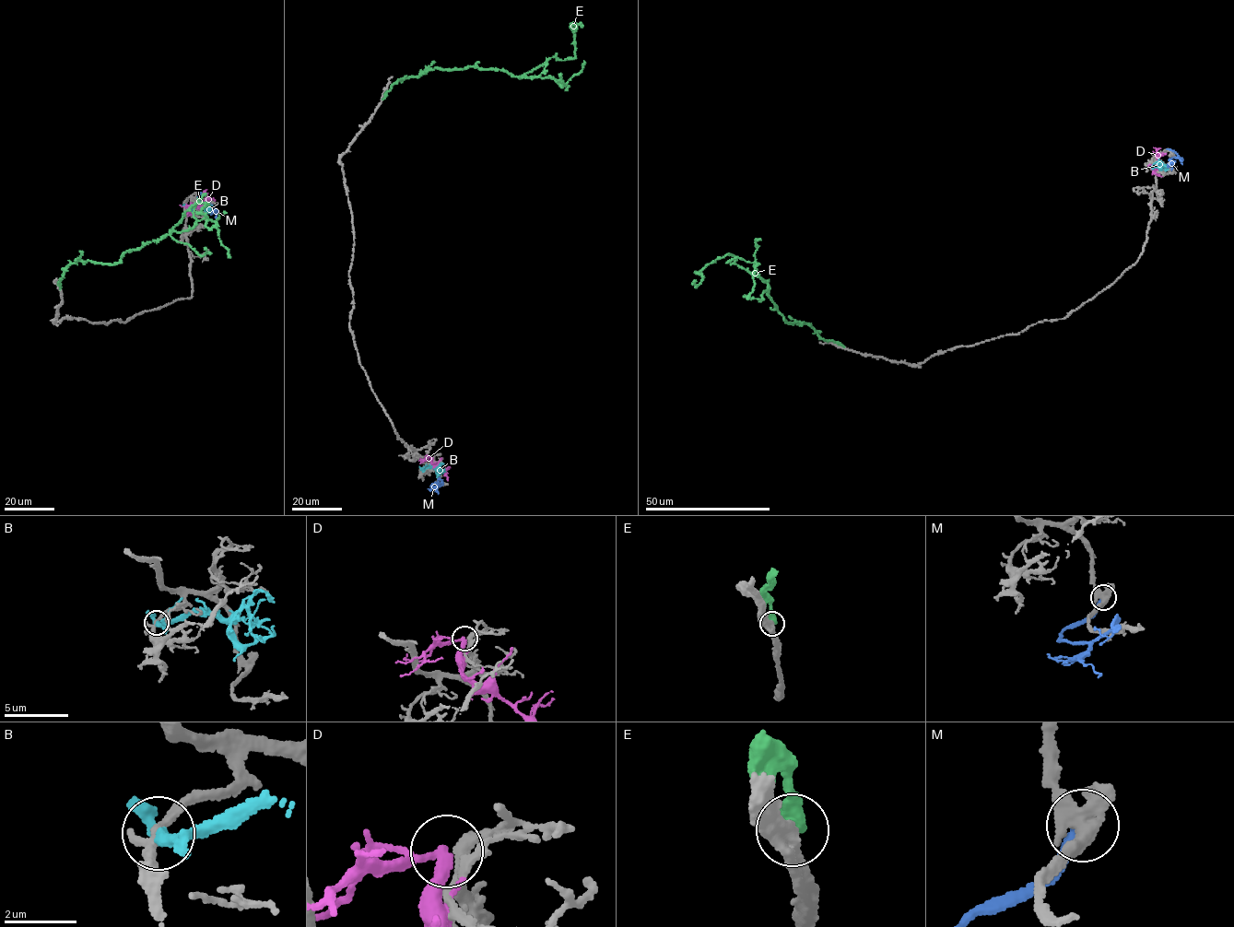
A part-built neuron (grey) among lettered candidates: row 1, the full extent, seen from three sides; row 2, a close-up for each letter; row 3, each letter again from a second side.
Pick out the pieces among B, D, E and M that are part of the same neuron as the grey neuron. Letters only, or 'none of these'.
none of these

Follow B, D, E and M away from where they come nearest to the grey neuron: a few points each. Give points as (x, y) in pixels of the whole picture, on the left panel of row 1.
B: (185, 206), (208, 205), (213, 209)
D: (191, 202), (196, 205), (207, 199), (204, 191)
E: (61, 288), (73, 263), (117, 264), (171, 232), (196, 204), (208, 204), (197, 213), (205, 226), (219, 226)
M: (200, 193), (198, 201), (211, 205), (217, 212), (215, 218)

